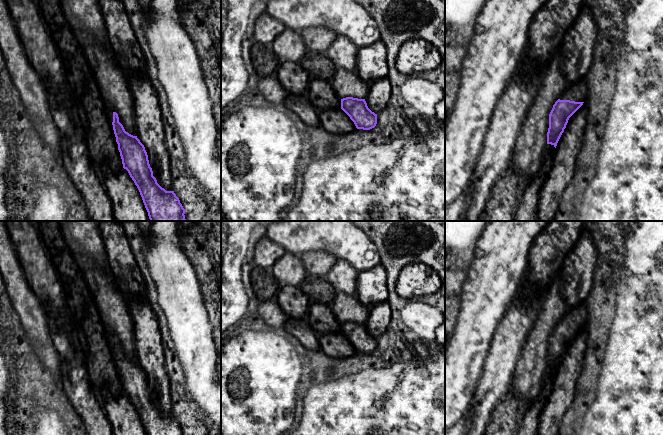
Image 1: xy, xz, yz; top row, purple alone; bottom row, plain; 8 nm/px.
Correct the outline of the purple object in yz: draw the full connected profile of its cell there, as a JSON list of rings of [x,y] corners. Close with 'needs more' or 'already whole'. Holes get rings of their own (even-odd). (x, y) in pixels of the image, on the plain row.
[[[584,302],[578,306],[567,308],[562,315],[549,338],[547,368],[551,368],[556,372],[569,342],[587,324],[587,308],[587,304]]]; needs more

